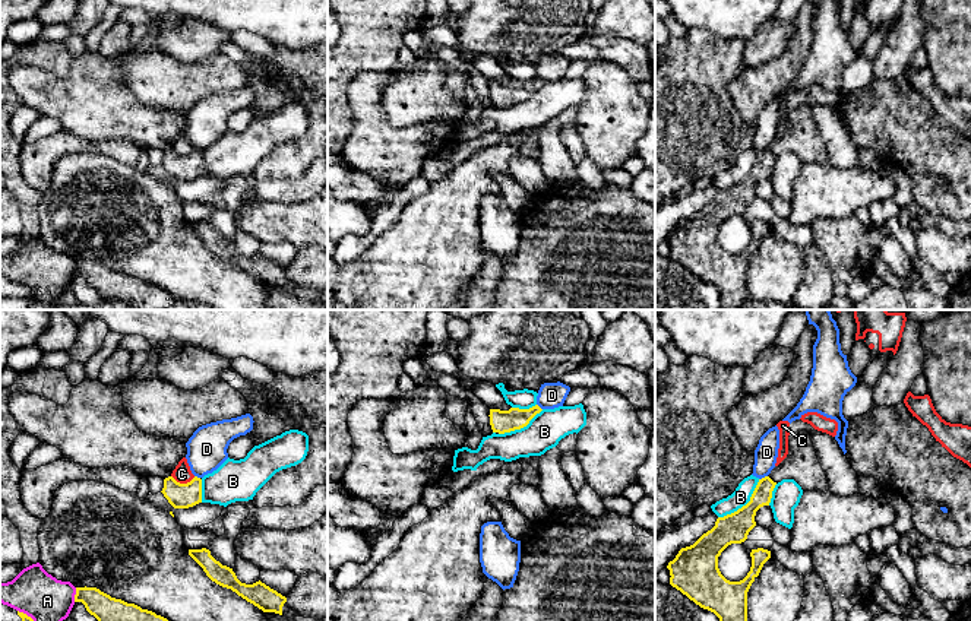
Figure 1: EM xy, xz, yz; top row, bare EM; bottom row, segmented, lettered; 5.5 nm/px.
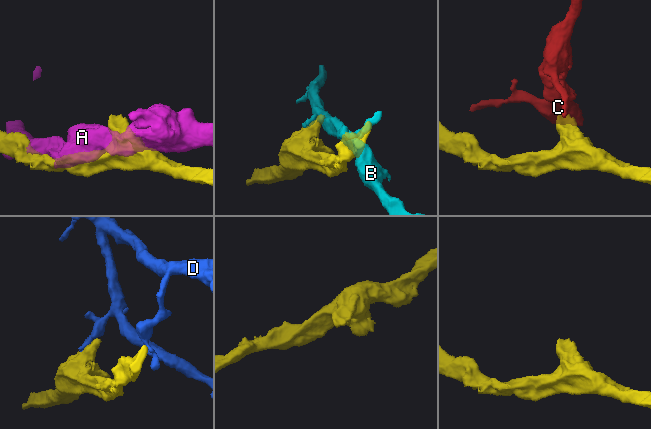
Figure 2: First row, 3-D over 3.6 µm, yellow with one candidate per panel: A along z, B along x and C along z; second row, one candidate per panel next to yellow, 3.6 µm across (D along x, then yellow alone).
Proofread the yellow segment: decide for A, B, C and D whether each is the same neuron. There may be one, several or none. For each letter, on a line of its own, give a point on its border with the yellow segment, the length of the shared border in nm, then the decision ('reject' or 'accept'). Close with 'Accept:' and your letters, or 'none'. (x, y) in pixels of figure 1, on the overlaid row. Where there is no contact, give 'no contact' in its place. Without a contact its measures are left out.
A: meets yellow in xy at (75, 595); contact 80 nm long; reject
B: meets yellow in yz at (743, 506); contact 320 nm long; reject
C: meets yellow in xy at (183, 484); contact 140 nm long; reject
D: meets yellow in yz at (762, 478); contact 50 nm long; reject
Accept: none

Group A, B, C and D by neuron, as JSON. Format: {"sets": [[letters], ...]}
{"sets": [["A"], ["B"], ["C"], ["D"]]}

